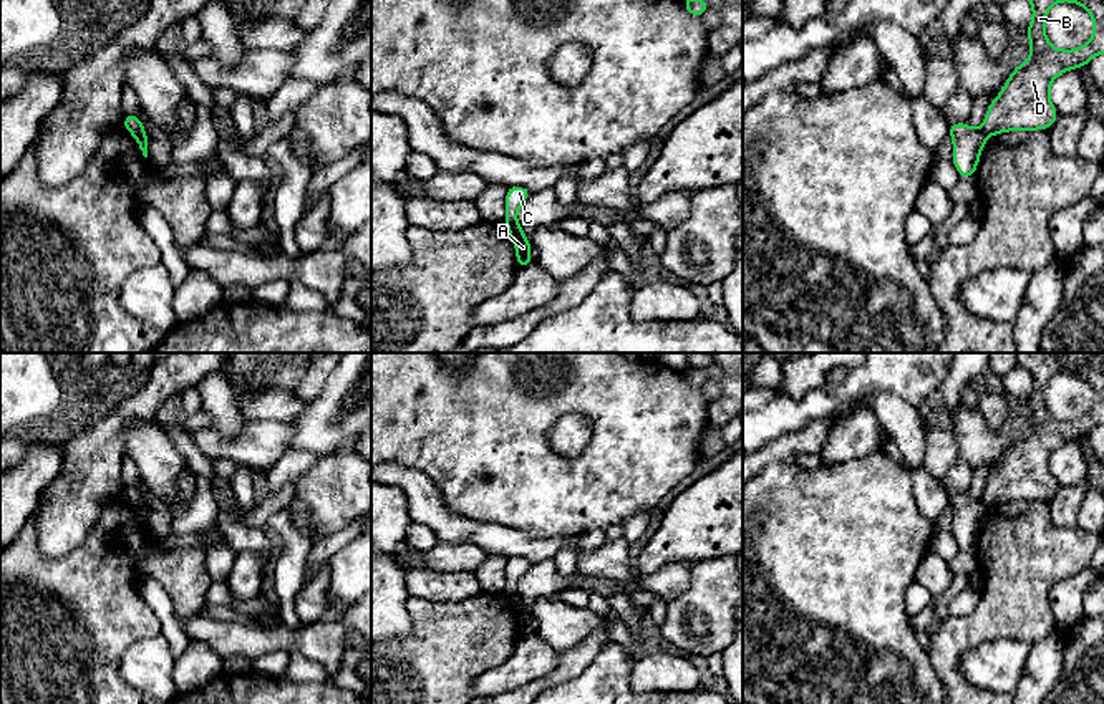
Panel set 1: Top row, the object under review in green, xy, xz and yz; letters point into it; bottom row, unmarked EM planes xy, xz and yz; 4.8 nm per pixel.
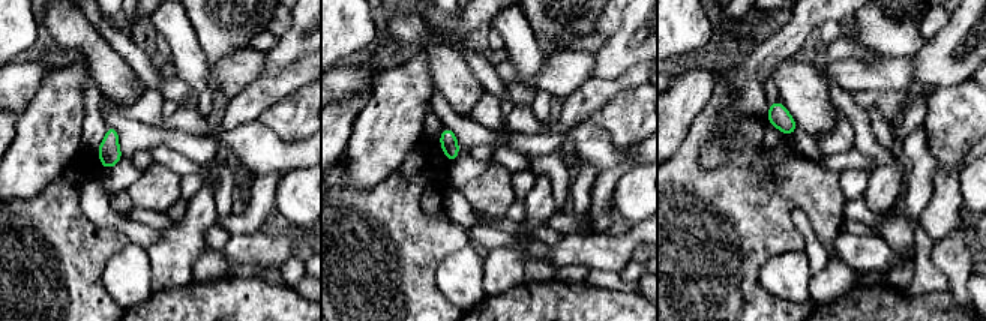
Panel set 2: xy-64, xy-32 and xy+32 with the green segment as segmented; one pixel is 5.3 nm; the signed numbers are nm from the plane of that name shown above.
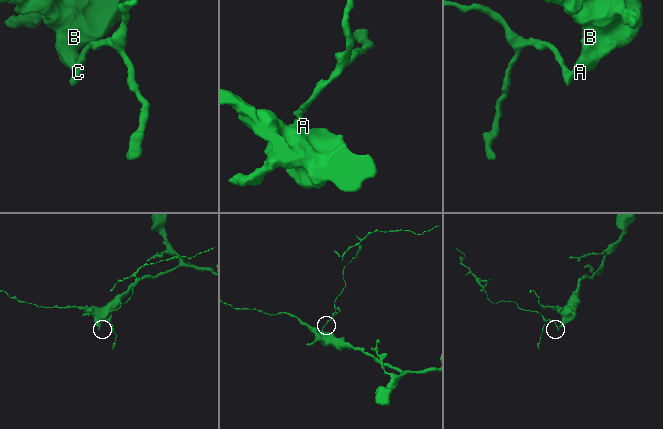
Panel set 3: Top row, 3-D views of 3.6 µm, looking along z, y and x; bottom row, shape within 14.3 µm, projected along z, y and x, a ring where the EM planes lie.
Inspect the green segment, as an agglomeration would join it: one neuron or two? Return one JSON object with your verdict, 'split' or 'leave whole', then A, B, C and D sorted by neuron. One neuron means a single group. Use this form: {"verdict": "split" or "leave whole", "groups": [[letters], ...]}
{"verdict": "split", "groups": [["A", "B", "D"], ["C"]]}

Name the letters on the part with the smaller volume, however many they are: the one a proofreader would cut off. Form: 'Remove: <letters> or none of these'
Remove: C

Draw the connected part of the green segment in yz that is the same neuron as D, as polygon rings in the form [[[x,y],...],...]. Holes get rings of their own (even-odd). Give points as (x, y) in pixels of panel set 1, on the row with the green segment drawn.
[[[1029,0],[1033,20],[1024,30],[1031,43],[1031,56],[1014,66],[1001,93],[990,103],[981,133],[986,136],[1006,131],[1049,129],[1059,118],[1049,98],[1054,78],[1068,70],[1086,66],[1092,56],[1104,53],[1104,0]],[[1058,2],[1074,2],[1086,8],[1094,20],[1092,38],[1076,48],[1054,48],[1044,22],[1049,8]]]

